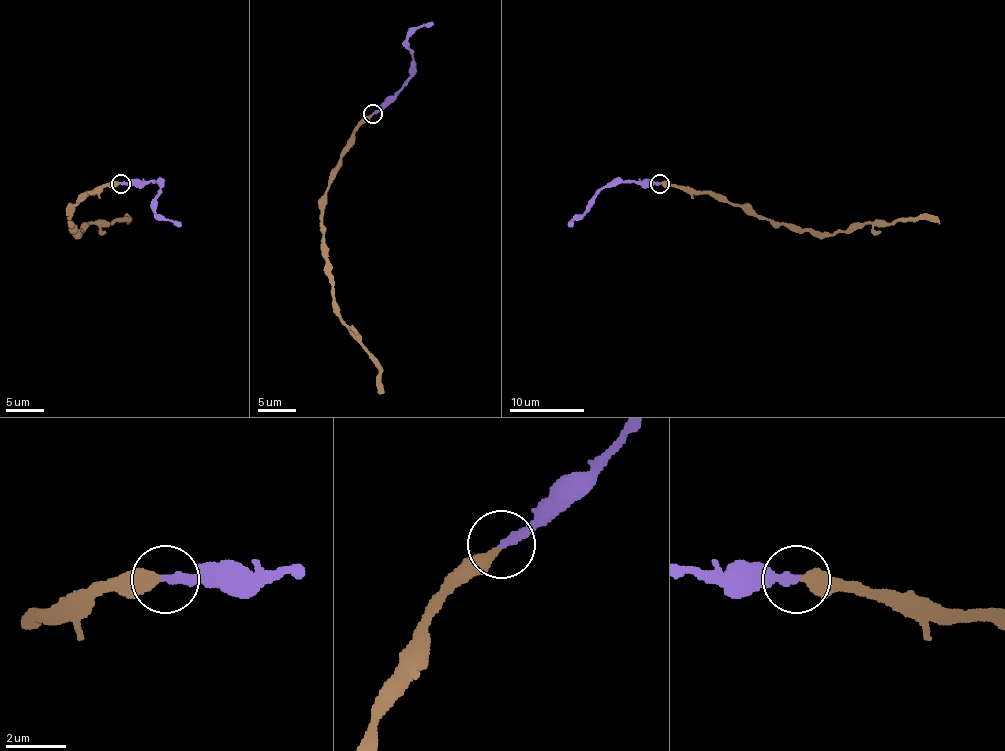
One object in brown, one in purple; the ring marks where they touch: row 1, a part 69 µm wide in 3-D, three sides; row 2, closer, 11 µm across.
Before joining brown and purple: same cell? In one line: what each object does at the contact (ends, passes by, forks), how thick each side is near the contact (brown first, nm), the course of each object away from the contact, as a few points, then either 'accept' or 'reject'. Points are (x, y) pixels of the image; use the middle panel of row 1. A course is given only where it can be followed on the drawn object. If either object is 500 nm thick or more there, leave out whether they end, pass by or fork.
brown ends | purple ends | 380/300 nm | brown via (372, 115), (355, 132), (353, 145), (329, 186), (323, 250), (332, 306), (379, 370), (381, 394) | purple via (372, 113), (402, 87), (409, 75), (413, 55), (407, 49), (407, 38), (417, 29), (434, 23) | accept

